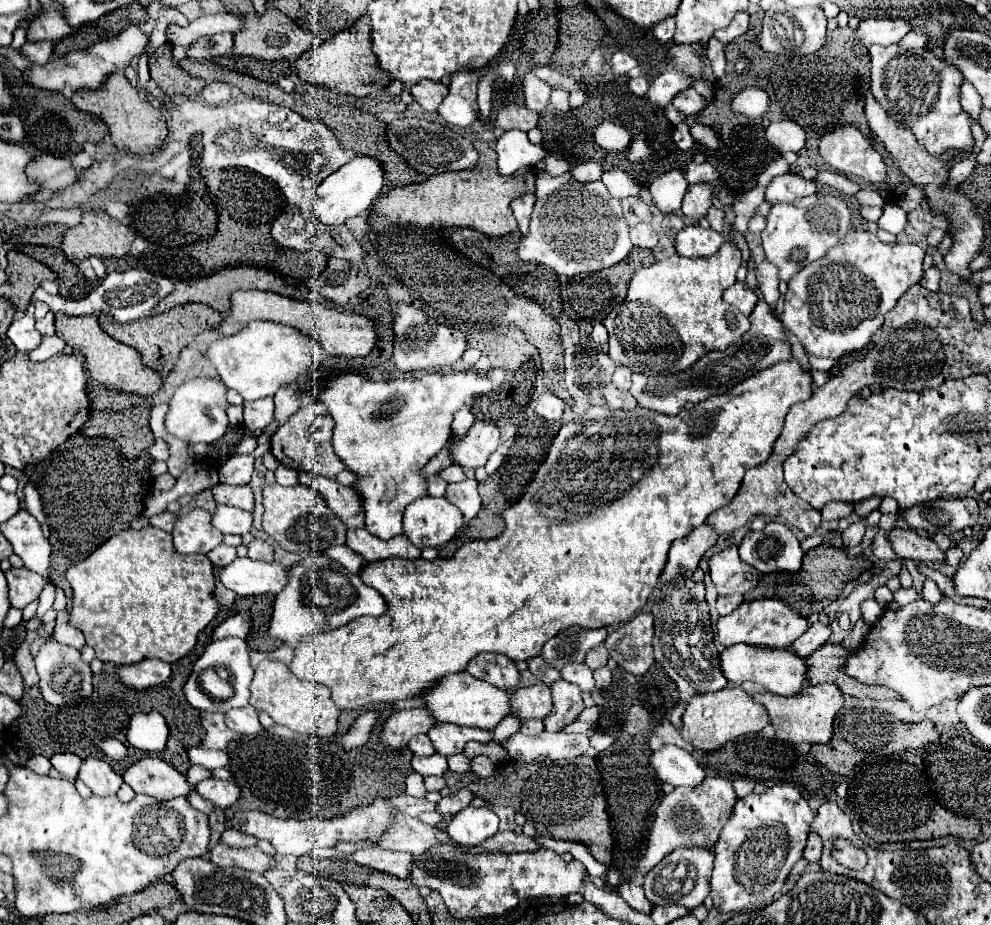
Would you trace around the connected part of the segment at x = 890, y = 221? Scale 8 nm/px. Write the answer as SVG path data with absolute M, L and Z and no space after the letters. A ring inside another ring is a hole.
M886 204L884 206L884 214L882 218L878 220L878 226L890 234L900 234L906 226L906 212L898 206L898 204Z

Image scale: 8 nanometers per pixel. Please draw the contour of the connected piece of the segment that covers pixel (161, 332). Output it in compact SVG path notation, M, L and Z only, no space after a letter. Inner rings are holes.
M164 312L160 316L150 316L129 324L120 324L106 314L98 316L98 322L106 334L110 334L114 340L122 344L136 348L142 354L142 362L154 372L158 372L160 376L166 376L176 366L182 348L188 342L192 342L196 334L200 334L202 330L214 328L218 320L220 320L218 312Z

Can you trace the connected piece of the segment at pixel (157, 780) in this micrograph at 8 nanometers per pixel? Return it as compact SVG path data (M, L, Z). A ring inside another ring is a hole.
M152 756L132 764L122 778L136 794L152 796L158 802L172 800L178 796L188 796L194 790L194 786L188 784L184 774L180 774L162 758L152 758Z

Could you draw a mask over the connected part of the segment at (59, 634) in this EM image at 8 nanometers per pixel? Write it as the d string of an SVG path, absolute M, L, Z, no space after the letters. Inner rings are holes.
M68 610L64 612L58 612L58 620L56 620L56 628L54 628L54 636L58 642L64 642L68 646L74 646L74 648L82 648L84 646L84 636L80 630L76 630L74 626L68 626L66 624L66 618L68 618Z

